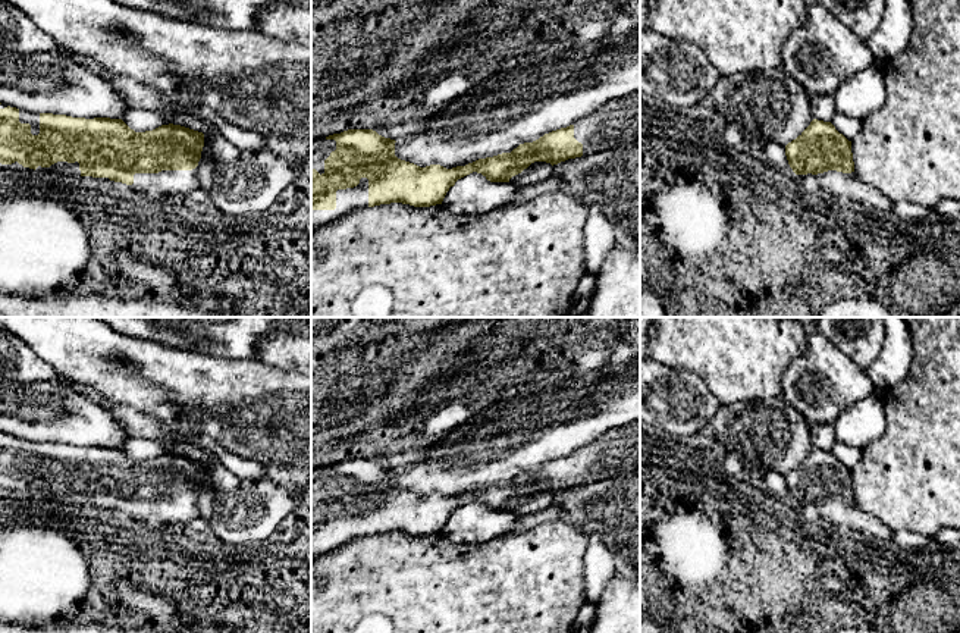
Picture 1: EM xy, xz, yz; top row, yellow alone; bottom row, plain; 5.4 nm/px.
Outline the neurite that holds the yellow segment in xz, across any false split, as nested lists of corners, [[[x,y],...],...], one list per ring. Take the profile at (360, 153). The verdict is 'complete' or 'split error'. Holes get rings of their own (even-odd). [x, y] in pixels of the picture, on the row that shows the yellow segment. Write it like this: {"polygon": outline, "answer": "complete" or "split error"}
{"polygon": [[[630,95],[608,101],[574,125],[545,134],[533,142],[520,144],[511,153],[452,169],[440,164],[420,167],[395,156],[395,140],[385,138],[373,129],[348,129],[311,141],[311,232],[380,204],[402,203],[414,207],[442,204],[449,188],[473,172],[481,173],[490,182],[509,182],[534,162],[553,166],[583,154],[627,145],[637,138],[640,138],[640,101],[631,101]]], "answer": "split error"}

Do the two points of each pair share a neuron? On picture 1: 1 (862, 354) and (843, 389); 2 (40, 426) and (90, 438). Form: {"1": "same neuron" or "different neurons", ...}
{"1": "different neurons", "2": "same neuron"}

